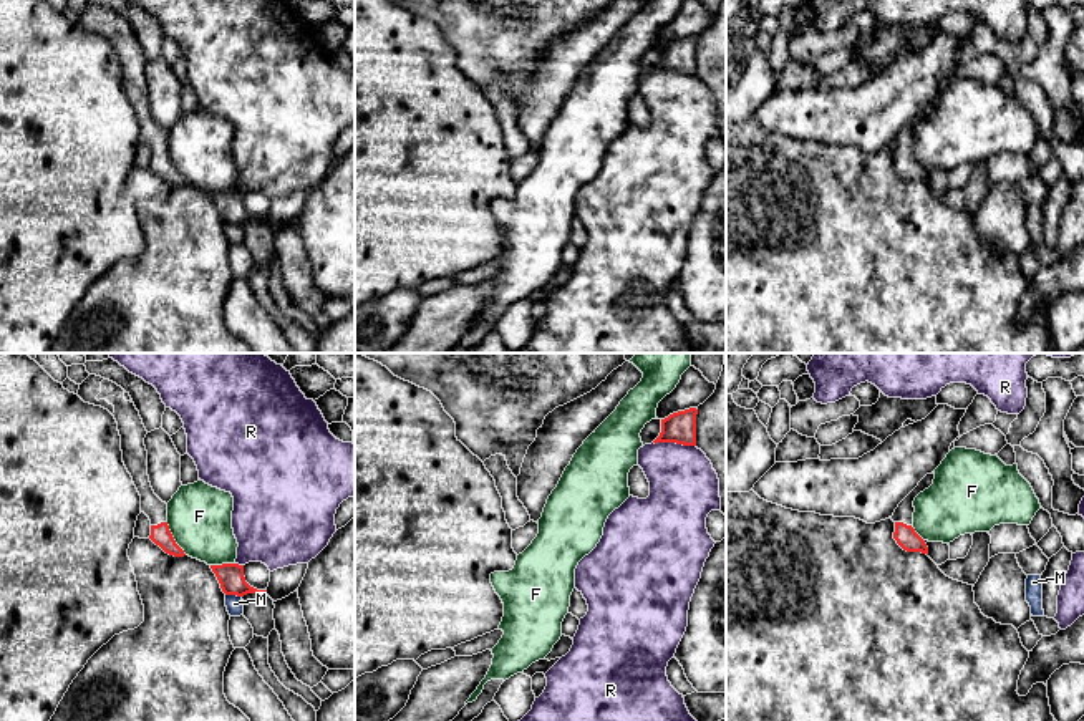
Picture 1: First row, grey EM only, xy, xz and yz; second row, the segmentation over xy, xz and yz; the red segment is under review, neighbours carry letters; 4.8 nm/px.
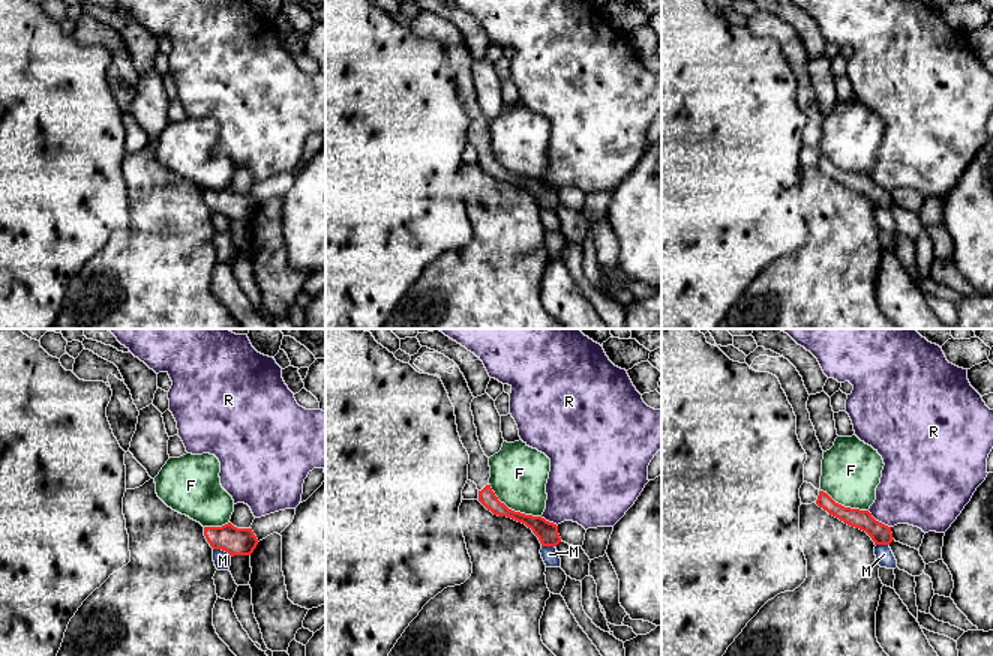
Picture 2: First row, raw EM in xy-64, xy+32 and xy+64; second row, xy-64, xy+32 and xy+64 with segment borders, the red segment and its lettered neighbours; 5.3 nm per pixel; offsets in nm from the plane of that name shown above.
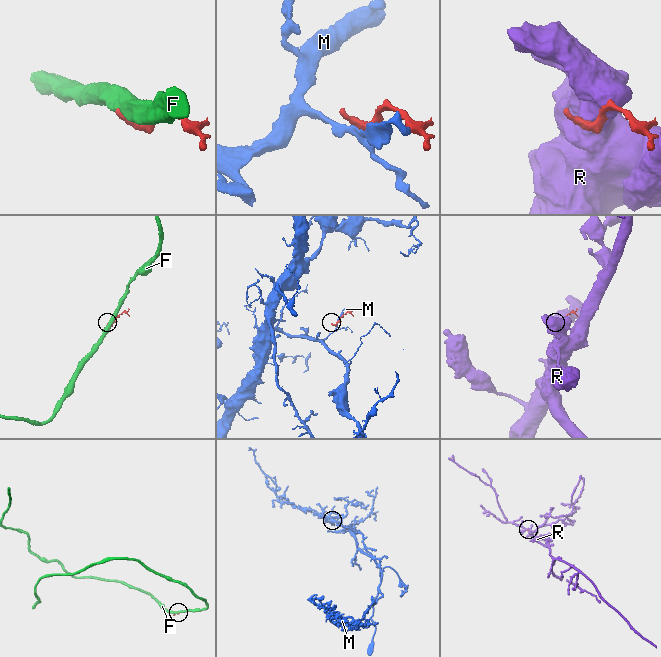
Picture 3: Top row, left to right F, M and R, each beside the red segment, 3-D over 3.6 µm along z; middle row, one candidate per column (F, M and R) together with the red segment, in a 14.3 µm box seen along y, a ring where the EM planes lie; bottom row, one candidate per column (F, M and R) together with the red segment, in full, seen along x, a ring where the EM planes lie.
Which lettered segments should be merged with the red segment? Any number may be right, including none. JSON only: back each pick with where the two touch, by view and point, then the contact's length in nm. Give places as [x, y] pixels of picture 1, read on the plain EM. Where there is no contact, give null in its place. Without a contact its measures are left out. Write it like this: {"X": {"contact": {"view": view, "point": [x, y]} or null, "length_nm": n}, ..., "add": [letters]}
{"add": []}

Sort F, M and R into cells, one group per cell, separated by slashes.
F / M / R

